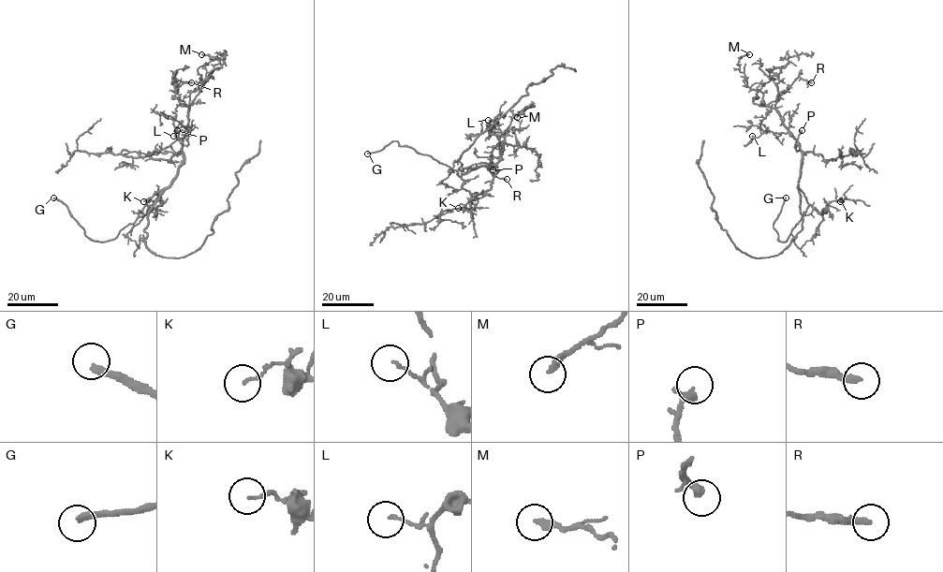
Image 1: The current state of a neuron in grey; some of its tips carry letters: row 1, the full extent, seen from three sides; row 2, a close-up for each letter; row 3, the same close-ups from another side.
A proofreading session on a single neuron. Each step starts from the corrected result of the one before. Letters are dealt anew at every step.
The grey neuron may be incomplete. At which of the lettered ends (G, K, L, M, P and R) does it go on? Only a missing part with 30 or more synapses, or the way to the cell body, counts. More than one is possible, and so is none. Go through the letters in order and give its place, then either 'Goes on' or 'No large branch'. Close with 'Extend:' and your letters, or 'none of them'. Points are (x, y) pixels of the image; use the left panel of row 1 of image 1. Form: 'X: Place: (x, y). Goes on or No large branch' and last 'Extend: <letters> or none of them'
G: Place: (53, 198). Goes on
K: Place: (143, 201). No large branch
L: Place: (173, 136). No large branch
M: Place: (201, 54). No large branch
P: Place: (177, 130). Goes on
R: Place: (191, 82). No large branch
Extend: G, P

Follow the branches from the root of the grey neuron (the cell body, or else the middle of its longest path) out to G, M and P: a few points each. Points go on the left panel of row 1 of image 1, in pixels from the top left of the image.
G: (148, 220), (162, 190), (148, 199), (135, 222), (102, 242), (90, 239), (67, 207), (53, 198)
M: (148, 220), (150, 208), (175, 177), (183, 159), (189, 94), (219, 63), (215, 57), (201, 54)
P: (148, 220), (150, 208), (175, 177), (183, 159), (182, 142), (175, 134), (177, 130)

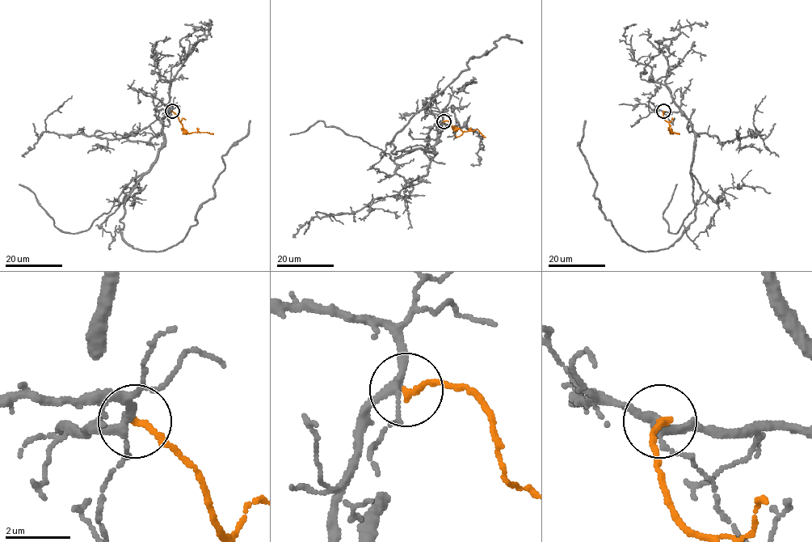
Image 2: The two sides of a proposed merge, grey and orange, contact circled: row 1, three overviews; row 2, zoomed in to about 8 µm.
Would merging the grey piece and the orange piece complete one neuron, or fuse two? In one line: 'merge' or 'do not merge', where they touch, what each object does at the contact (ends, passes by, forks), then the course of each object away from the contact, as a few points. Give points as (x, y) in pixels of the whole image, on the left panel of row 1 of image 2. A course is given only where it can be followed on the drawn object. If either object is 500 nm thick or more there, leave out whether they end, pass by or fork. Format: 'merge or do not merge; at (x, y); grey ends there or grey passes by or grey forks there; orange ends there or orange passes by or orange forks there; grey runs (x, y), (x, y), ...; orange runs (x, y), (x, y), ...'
merge; at (172, 111); grey forks there; orange ends there; grey runs (171, 112), (157, 160), (120, 221), (122, 237), (144, 251), (177, 245), (196, 223), (222, 156), (250, 120); orange runs (171, 112), (188, 133), (213, 133)

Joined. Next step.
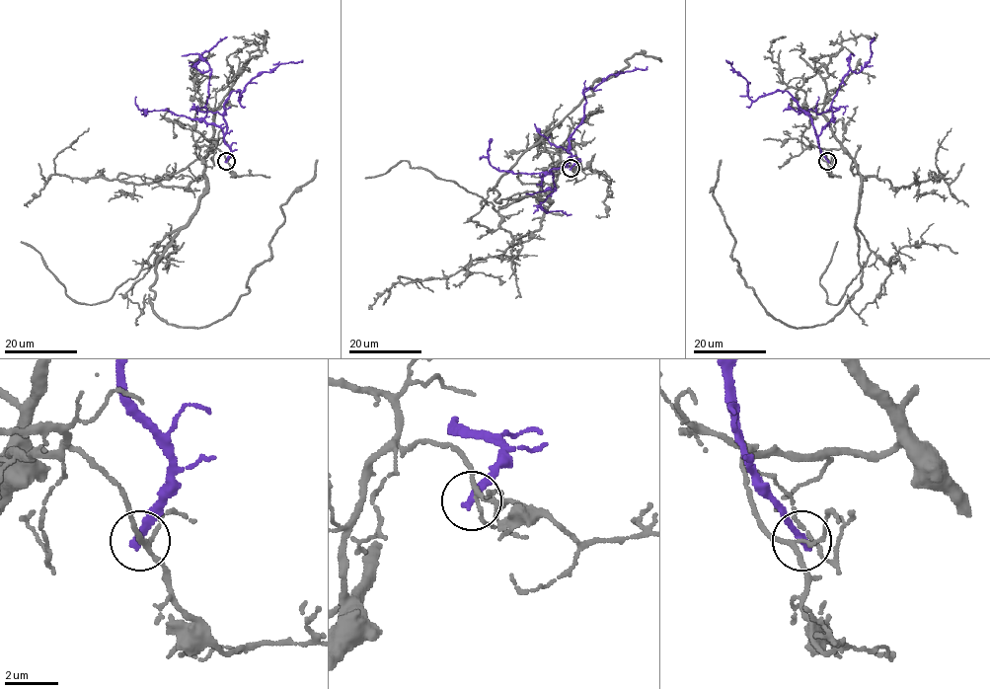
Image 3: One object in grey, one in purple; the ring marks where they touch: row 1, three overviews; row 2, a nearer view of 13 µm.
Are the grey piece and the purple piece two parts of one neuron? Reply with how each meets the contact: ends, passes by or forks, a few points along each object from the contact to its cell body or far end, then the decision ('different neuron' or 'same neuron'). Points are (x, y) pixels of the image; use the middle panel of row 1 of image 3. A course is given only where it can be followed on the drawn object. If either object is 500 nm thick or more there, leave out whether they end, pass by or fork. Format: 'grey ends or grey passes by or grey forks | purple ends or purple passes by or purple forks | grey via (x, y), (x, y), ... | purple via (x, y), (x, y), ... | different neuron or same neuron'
grey forks | purple ends | grey via (571, 169), (557, 163), (550, 202), (494, 199), (496, 182), (593, 95), (595, 82), (635, 54), (661, 61) | purple via (571, 169), (574, 161), (569, 157), (570, 136), (582, 119), (582, 91), (611, 74), (647, 66) | different neuron

